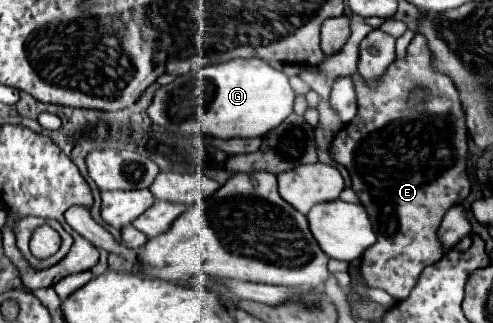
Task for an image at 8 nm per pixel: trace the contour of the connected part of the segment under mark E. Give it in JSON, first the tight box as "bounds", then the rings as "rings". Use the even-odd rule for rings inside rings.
{"bounds":[331,34,471,300],"rings":[[[415,34],[407,48],[407,56],[403,60],[395,60],[379,80],[371,82],[369,88],[361,88],[361,76],[357,72],[351,78],[357,92],[357,116],[337,132],[331,156],[347,168],[353,190],[367,208],[377,234],[377,242],[367,248],[361,260],[361,274],[367,286],[381,288],[397,300],[405,300],[415,288],[423,268],[441,260],[443,250],[437,240],[437,228],[447,210],[463,202],[471,188],[467,178],[469,144],[465,112],[459,106],[459,92],[453,80],[447,74],[435,72],[431,50],[427,50],[427,38],[423,38],[423,34]],[[415,86],[431,90],[433,96],[421,104],[413,104],[409,96]]]}

